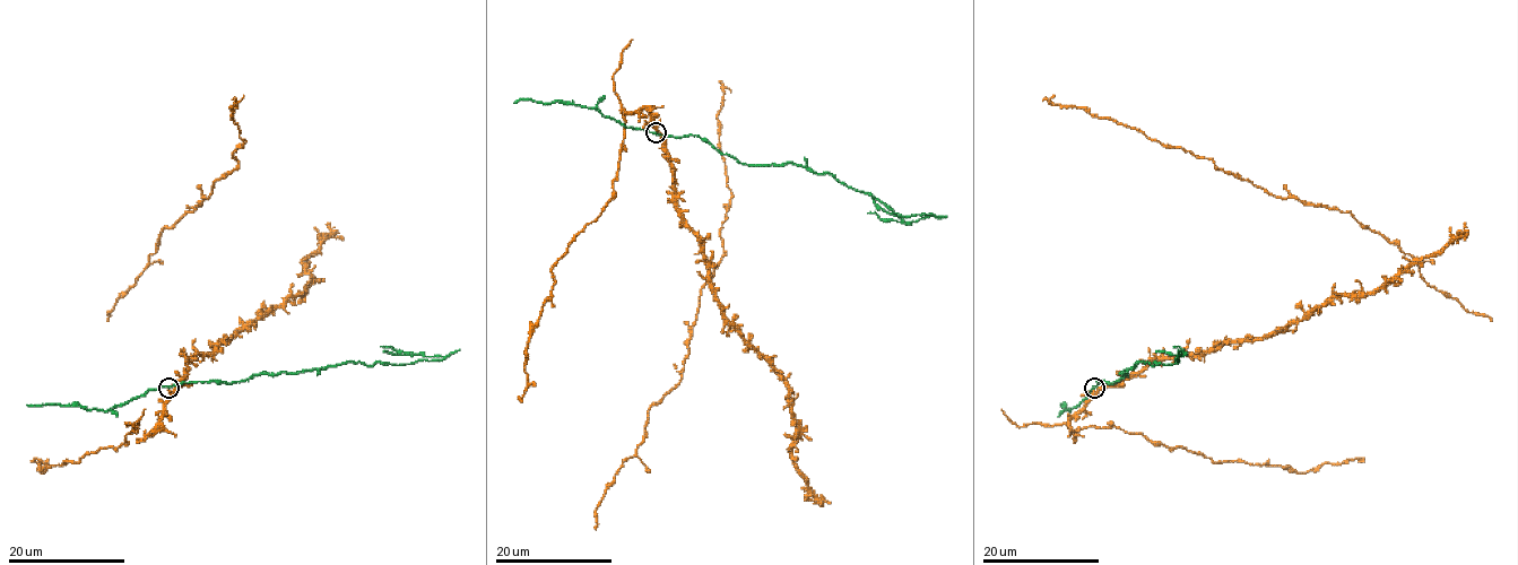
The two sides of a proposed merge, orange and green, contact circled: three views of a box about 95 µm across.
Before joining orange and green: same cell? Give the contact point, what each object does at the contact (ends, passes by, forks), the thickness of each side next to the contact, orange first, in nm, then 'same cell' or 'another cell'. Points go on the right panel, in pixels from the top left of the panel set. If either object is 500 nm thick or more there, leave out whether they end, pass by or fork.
place (1094, 388); orange passes by; green passes by; calibres 190 and 280 nm; another cell

